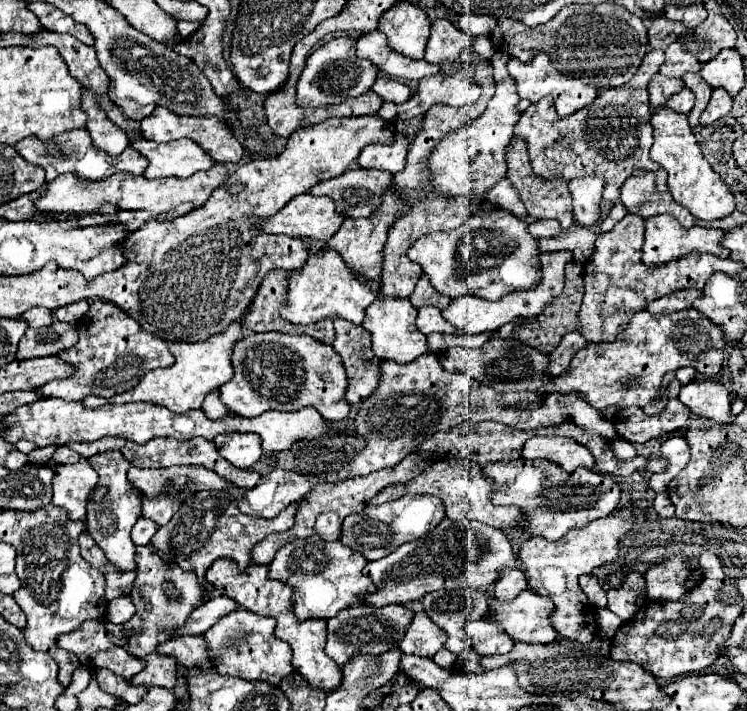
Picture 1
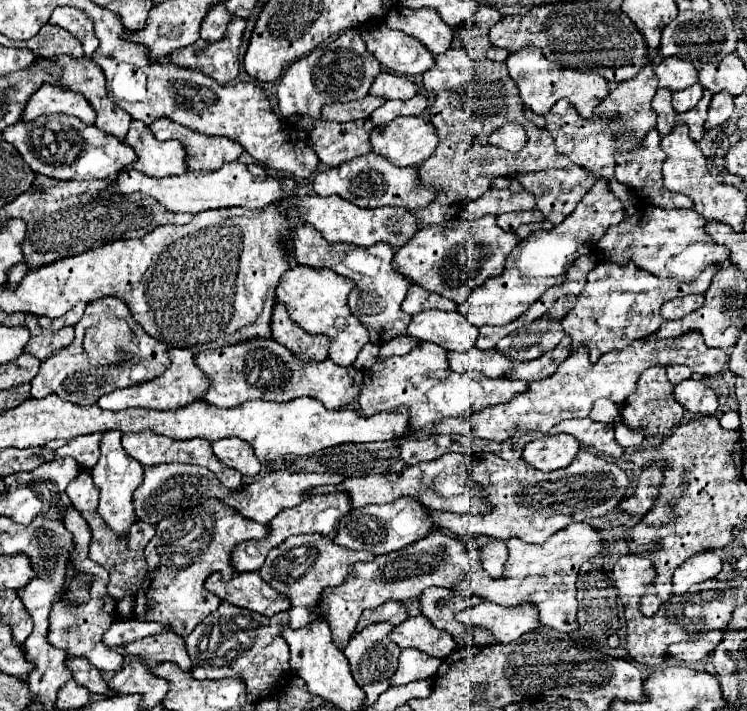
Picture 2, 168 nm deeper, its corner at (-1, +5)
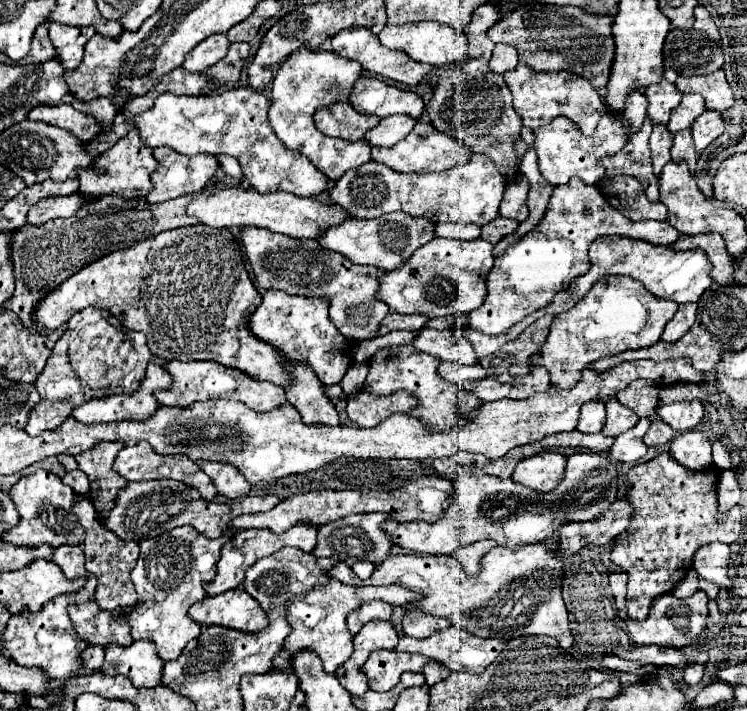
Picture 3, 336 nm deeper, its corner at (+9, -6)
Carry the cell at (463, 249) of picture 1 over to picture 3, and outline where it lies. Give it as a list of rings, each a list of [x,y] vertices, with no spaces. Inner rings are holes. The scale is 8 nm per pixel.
[[[432,238],[420,246],[410,260],[396,272],[380,272],[376,298],[384,302],[390,312],[398,314],[424,314],[428,318],[440,318],[450,314],[472,312],[484,304],[486,298],[486,274],[494,264],[492,244],[482,238],[476,240],[450,240]]]

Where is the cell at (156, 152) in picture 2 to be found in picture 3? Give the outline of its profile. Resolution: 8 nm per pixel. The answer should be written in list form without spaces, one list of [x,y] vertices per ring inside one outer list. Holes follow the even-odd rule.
[[[132,128],[124,140],[118,140],[108,152],[94,158],[92,168],[78,170],[80,192],[86,196],[112,194],[112,196],[122,196],[122,198],[144,198],[144,194],[150,188],[150,174],[156,168],[158,168],[158,162],[152,156],[152,148],[144,146],[138,130]]]

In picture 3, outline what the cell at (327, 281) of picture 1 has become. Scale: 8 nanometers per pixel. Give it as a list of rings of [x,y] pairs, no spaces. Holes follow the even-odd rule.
[[[262,292],[262,304],[254,310],[248,324],[252,336],[264,340],[266,344],[280,350],[294,362],[308,364],[322,386],[338,384],[348,370],[348,348],[340,348],[344,344],[344,336],[336,330],[336,326],[328,318],[328,302],[320,298],[304,298],[304,296],[288,296],[286,292]]]

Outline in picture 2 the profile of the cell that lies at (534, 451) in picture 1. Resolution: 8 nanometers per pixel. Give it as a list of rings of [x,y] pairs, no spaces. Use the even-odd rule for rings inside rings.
[[[558,433],[530,441],[522,451],[522,459],[540,471],[556,471],[570,465],[578,451],[580,441],[574,435]]]

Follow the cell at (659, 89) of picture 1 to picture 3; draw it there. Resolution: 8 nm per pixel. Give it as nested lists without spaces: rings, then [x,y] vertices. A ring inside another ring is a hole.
[[[654,126],[654,132],[650,136],[650,150],[652,150],[652,162],[654,162],[654,174],[660,176],[662,168],[670,162],[670,148],[672,148],[672,134],[666,126]]]

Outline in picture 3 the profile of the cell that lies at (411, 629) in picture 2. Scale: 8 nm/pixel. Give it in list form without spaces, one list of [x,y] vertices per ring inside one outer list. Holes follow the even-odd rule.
[[[376,650],[368,656],[360,670],[366,674],[370,690],[388,692],[398,684],[400,674],[422,672],[422,666],[428,662],[432,660],[424,660],[424,656],[412,656],[396,650]]]

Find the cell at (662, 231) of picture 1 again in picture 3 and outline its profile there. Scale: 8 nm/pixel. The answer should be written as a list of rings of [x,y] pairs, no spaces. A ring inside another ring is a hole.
[[[604,236],[594,240],[590,246],[590,270],[584,276],[578,276],[572,286],[568,286],[568,292],[572,292],[578,300],[582,300],[588,290],[604,276],[630,276],[638,282],[642,282],[654,296],[672,300],[676,304],[686,302],[698,302],[700,296],[712,286],[712,278],[708,276],[708,258],[704,252],[686,250],[676,252],[670,246],[652,246],[642,240],[630,240],[620,236]]]

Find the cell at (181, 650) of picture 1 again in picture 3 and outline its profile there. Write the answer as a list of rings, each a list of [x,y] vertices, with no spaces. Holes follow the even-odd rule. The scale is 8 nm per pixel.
[[[136,640],[132,646],[108,644],[104,648],[100,672],[106,676],[128,676],[136,688],[154,688],[160,684],[164,662],[156,660],[156,650],[148,640]]]

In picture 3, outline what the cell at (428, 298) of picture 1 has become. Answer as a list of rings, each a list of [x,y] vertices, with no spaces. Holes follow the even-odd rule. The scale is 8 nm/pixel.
[[[390,312],[382,320],[376,336],[384,336],[384,334],[388,334],[392,330],[420,330],[426,324],[426,320],[428,320],[426,316],[400,316],[400,314]]]

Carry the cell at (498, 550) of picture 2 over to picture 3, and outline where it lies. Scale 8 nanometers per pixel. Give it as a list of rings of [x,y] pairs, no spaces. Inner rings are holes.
[[[480,540],[480,542],[458,548],[452,556],[464,564],[468,574],[476,574],[480,570],[480,556],[484,556],[484,552],[488,552],[494,546],[496,544],[492,540]]]

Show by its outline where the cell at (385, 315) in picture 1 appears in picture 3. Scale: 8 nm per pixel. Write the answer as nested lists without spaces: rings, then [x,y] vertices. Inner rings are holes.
[[[246,226],[242,228],[240,238],[260,288],[280,290],[292,296],[320,296],[328,300],[330,320],[344,338],[368,340],[376,336],[380,320],[388,314],[388,308],[374,298],[378,288],[378,268],[358,266],[338,252],[322,248],[318,240],[290,238],[284,234],[274,234],[266,228]]]

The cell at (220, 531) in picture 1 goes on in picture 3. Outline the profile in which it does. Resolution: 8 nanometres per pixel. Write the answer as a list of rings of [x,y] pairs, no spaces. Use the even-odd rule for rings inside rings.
[[[180,526],[164,532],[158,538],[140,542],[140,558],[130,578],[142,602],[130,614],[128,622],[132,626],[134,640],[146,638],[156,644],[160,660],[176,660],[186,648],[186,644],[200,636],[202,628],[188,620],[188,608],[194,602],[206,598],[204,584],[212,580],[216,564],[220,560],[220,548],[224,544],[226,536],[208,540],[206,536],[200,536],[200,532],[188,526]]]

